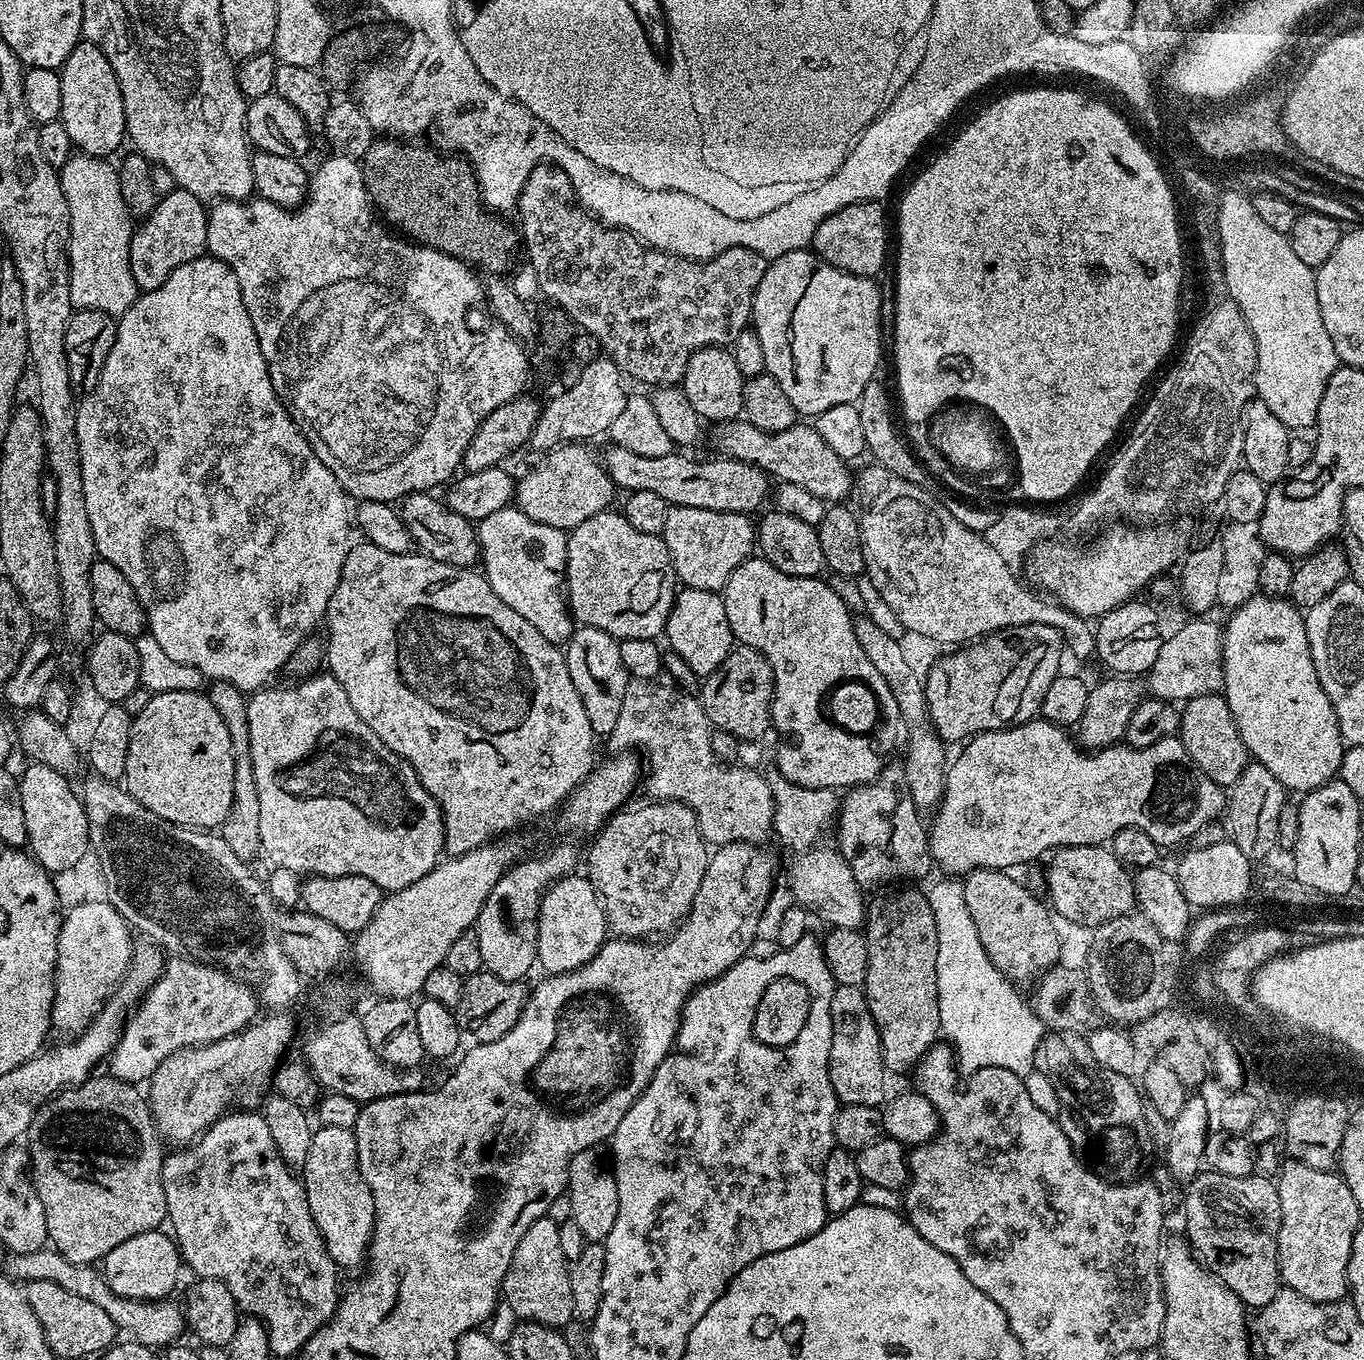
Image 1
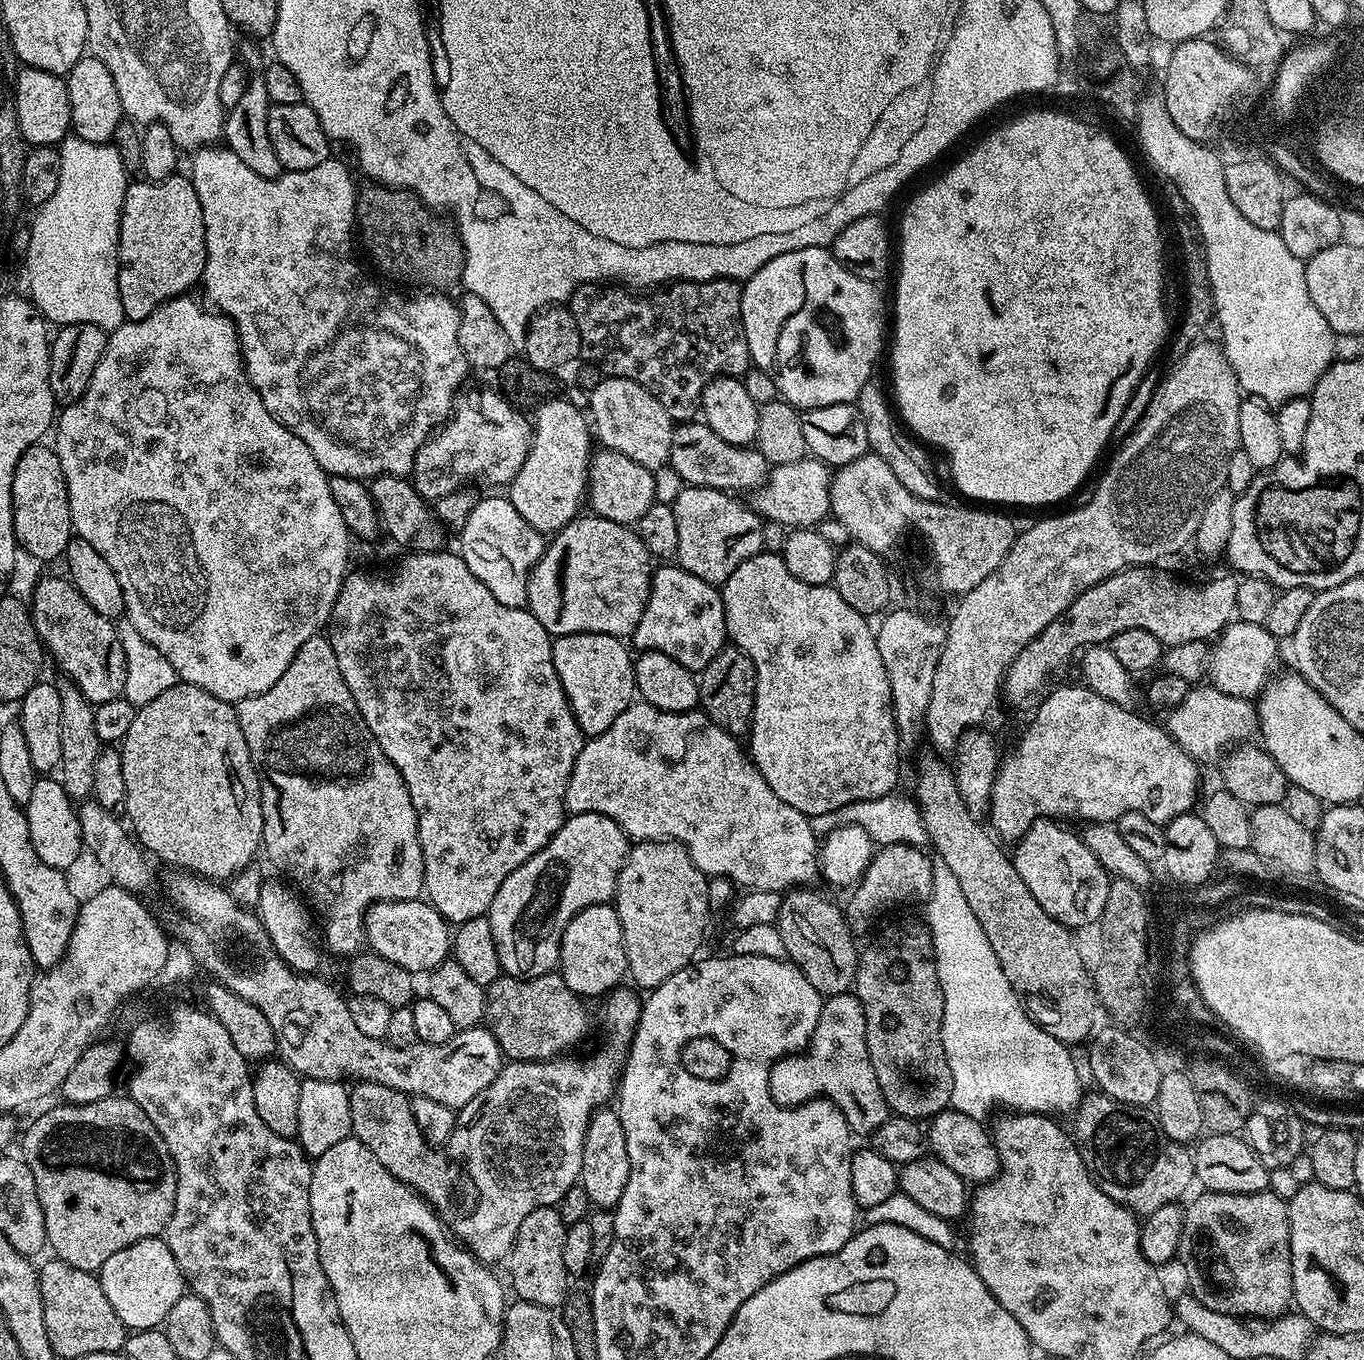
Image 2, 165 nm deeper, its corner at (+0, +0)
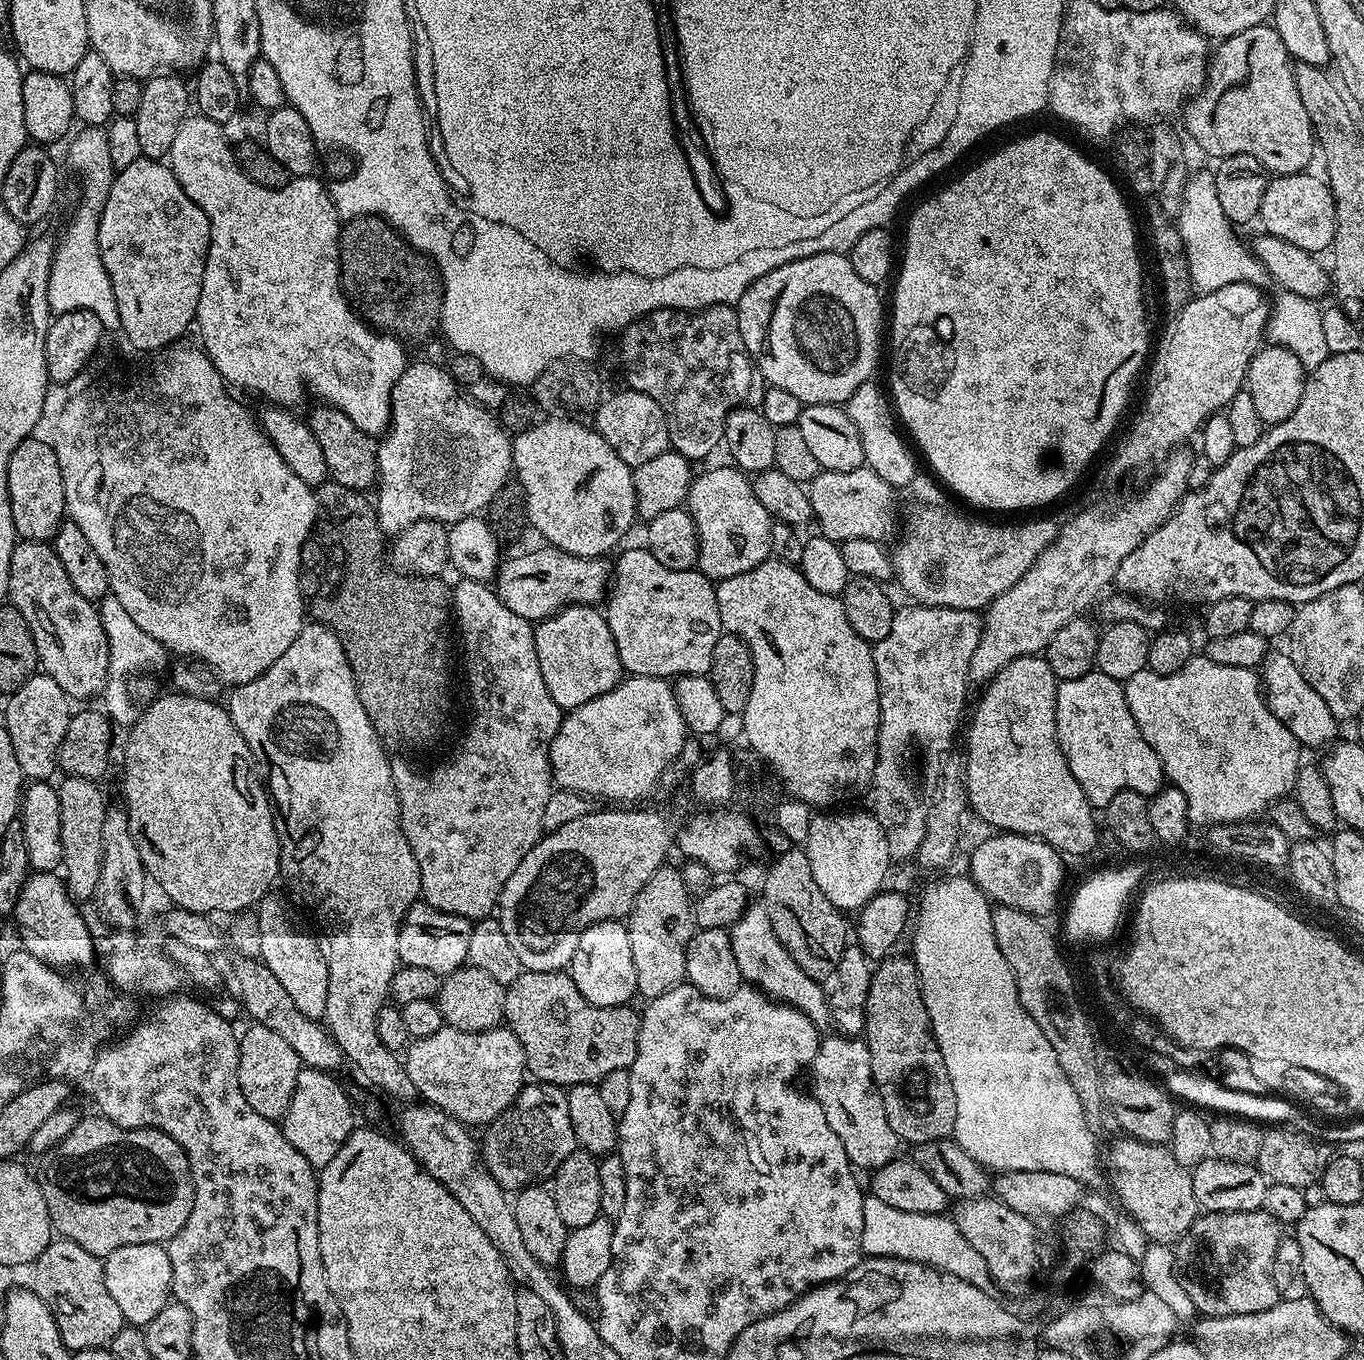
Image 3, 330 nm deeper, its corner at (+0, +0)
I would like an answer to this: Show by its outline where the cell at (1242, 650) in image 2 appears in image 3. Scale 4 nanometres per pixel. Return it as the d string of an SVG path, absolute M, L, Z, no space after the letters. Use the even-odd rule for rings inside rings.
M1269 651L1262 665L1262 691L1268 701L1274 718L1278 718L1290 730L1290 734L1296 736L1296 741L1305 749L1322 748L1327 749L1337 739L1336 727L1338 721L1335 714L1322 702L1318 690L1302 678L1302 670L1294 666L1291 656L1287 651Z

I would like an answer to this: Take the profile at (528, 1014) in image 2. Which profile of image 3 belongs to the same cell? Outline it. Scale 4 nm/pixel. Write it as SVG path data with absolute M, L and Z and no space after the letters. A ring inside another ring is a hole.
M521 971L514 982L504 989L506 1006L504 1007L504 1024L518 1038L524 1051L524 1063L527 1071L532 1072L541 1084L596 1084L607 1078L611 1072L623 1073L632 1067L634 1054L638 1050L638 1030L640 1029L640 1012L628 1004L618 1006L594 1006L574 986L567 971L529 972Z

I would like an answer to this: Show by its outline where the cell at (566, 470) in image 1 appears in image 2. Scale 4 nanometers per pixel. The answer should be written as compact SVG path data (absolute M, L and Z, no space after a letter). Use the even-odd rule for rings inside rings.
M603 446L592 453L588 466L588 491L586 504L595 515L606 518L610 522L618 522L629 526L639 525L642 514L657 503L656 480L653 469L638 466L638 462L626 458L626 454L618 454Z

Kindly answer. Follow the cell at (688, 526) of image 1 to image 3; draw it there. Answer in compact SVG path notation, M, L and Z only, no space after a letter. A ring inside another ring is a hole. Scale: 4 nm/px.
M735 466L728 468L708 468L697 475L692 481L686 501L686 511L694 518L694 526L698 530L698 562L696 568L713 582L726 578L734 578L734 574L746 574L746 570L754 570L763 560L773 555L771 548L771 528L773 519L771 514L758 502L752 489L753 481Z

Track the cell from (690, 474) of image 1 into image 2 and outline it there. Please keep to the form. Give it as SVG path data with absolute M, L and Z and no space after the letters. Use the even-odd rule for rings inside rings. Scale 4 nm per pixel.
M805 458L798 462L777 464L769 471L764 485L751 493L750 506L759 512L764 520L783 524L788 530L794 528L815 528L826 519L832 510L830 486L832 477L829 465L815 458Z

